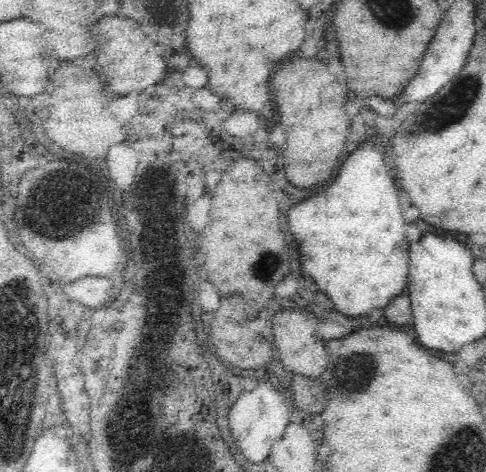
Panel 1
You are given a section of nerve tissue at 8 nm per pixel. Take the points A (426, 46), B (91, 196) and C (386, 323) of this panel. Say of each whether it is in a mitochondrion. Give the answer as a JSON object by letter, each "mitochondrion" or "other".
{"A":"other","B":"mitochondrion","C":"other"}

